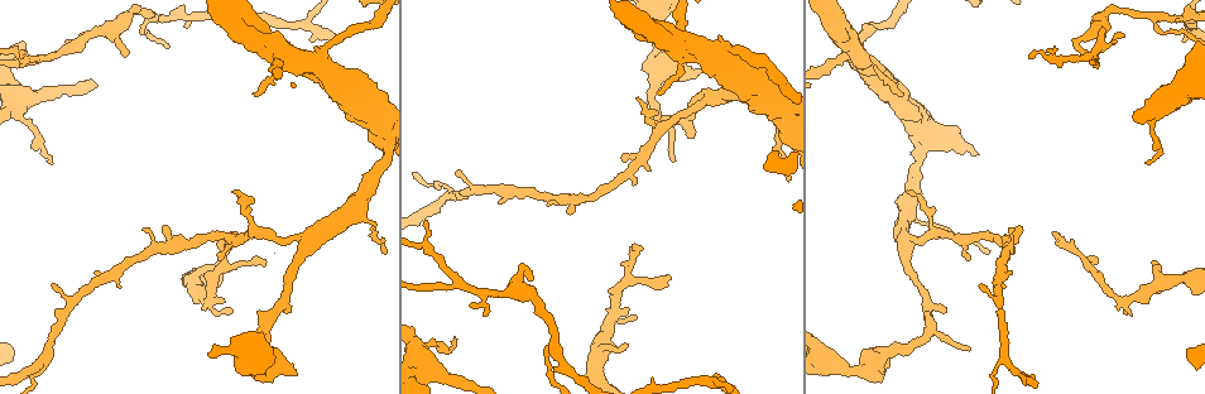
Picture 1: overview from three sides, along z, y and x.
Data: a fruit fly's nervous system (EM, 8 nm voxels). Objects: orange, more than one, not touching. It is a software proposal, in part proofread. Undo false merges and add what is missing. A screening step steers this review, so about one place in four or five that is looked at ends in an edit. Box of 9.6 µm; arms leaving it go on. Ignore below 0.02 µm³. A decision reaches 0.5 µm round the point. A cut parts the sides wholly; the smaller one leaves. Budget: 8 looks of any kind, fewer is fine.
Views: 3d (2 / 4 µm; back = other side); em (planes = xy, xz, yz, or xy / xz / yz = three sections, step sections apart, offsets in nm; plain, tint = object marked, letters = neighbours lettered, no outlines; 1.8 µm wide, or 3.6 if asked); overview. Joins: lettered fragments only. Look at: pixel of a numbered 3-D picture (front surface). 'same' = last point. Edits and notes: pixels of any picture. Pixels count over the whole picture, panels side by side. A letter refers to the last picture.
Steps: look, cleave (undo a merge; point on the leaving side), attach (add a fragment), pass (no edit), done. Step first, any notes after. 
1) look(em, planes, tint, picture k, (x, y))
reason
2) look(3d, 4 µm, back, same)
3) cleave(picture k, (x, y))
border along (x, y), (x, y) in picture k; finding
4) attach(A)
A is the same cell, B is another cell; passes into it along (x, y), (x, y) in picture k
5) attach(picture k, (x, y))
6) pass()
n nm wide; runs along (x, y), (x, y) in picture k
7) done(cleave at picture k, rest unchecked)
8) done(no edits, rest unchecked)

look(em, xy, step 4, tint, picture 1, (50, 161))
tapers out

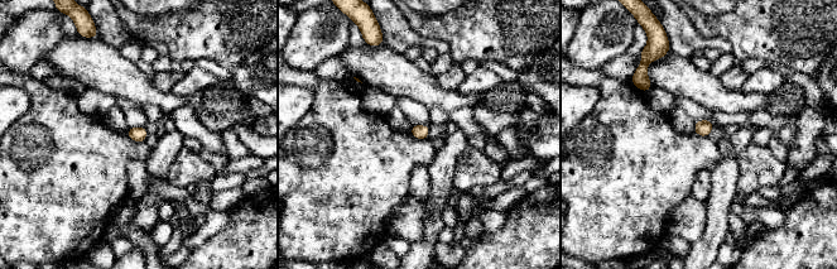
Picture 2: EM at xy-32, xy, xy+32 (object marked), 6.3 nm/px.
look(em, planes, letters, same)

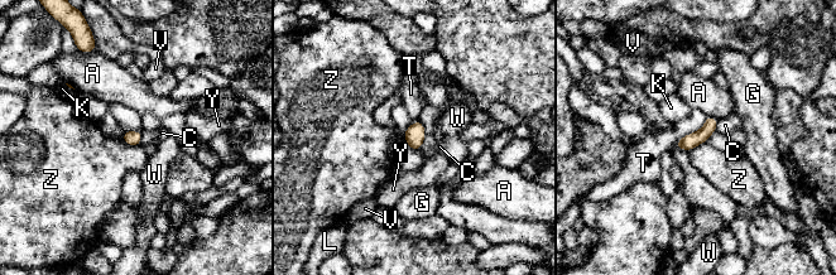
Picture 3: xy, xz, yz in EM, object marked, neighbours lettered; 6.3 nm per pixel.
pass()
A, C, G, K, L, T, V, W, Y and Z are other cells; border along (121, 138), (131, 145), (139, 145) in picture 3; no lettered fragment goes on from it

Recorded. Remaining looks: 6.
look(em, planes, letters, picture 1, (472, 303))
thin end

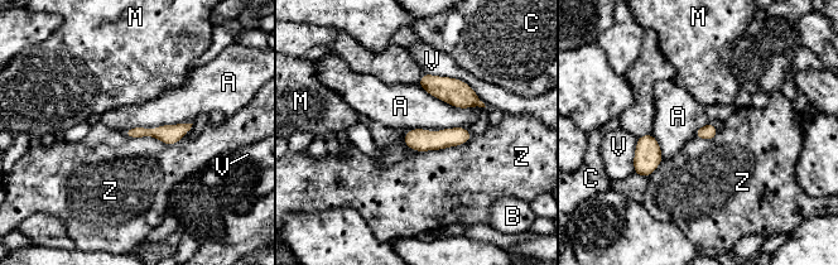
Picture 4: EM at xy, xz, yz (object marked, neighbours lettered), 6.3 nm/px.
pass()
V touches over 460 nm; A, B, C, M, V and Z are other cells; none of them fits

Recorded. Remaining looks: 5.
look(3d, 2 µm, picture 1, (265, 264))

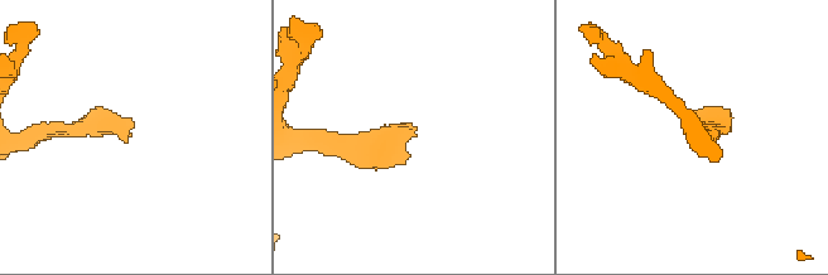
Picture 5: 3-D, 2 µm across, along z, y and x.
look(em, planes, tint, picture 5, (406, 127))
shape alone is not enough

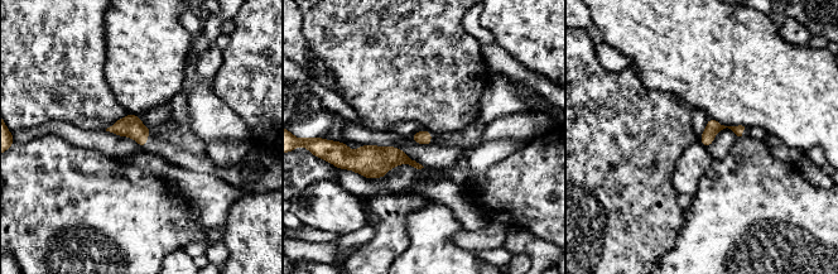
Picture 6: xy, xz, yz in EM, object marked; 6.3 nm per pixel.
look(em, planes, letters, same)
see the neighbours

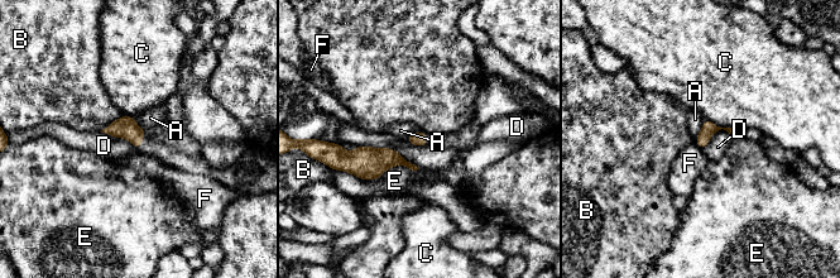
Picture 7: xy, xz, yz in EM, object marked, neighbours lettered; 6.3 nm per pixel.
pass()
A, B, C, D, E and F are other cells; runs along (735, 130), (711, 128), (699, 140) in picture 7; no lettered fragment goes on from it

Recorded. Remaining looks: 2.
done(no edits, rest unchecked)

